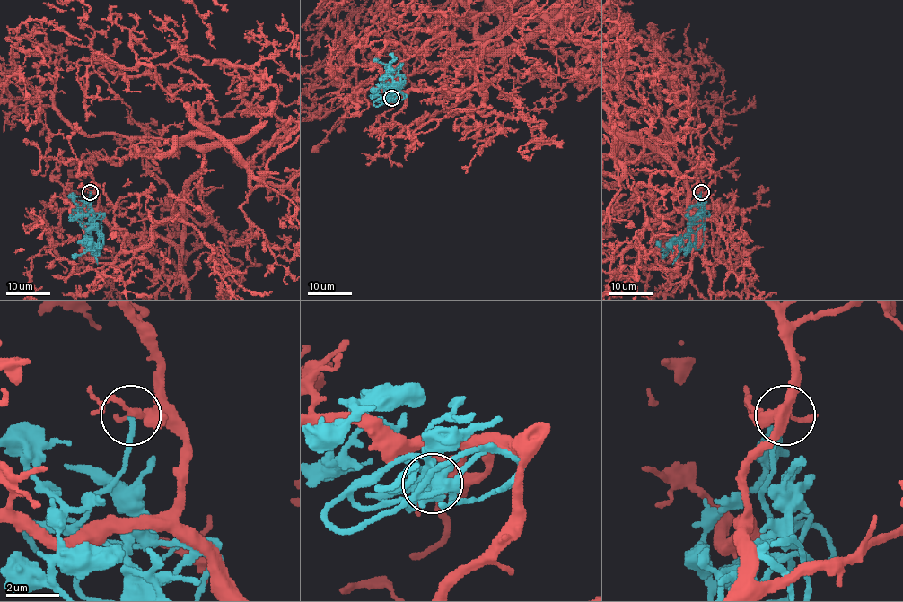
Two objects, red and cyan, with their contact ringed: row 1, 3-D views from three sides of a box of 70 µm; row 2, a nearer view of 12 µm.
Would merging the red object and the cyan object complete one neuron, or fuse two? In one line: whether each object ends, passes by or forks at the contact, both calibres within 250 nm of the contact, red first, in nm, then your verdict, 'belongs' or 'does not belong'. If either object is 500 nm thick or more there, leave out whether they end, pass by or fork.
red passes by; cyan ends there; 240 nm thick on the red side, 190 nm on the other; does not belong

